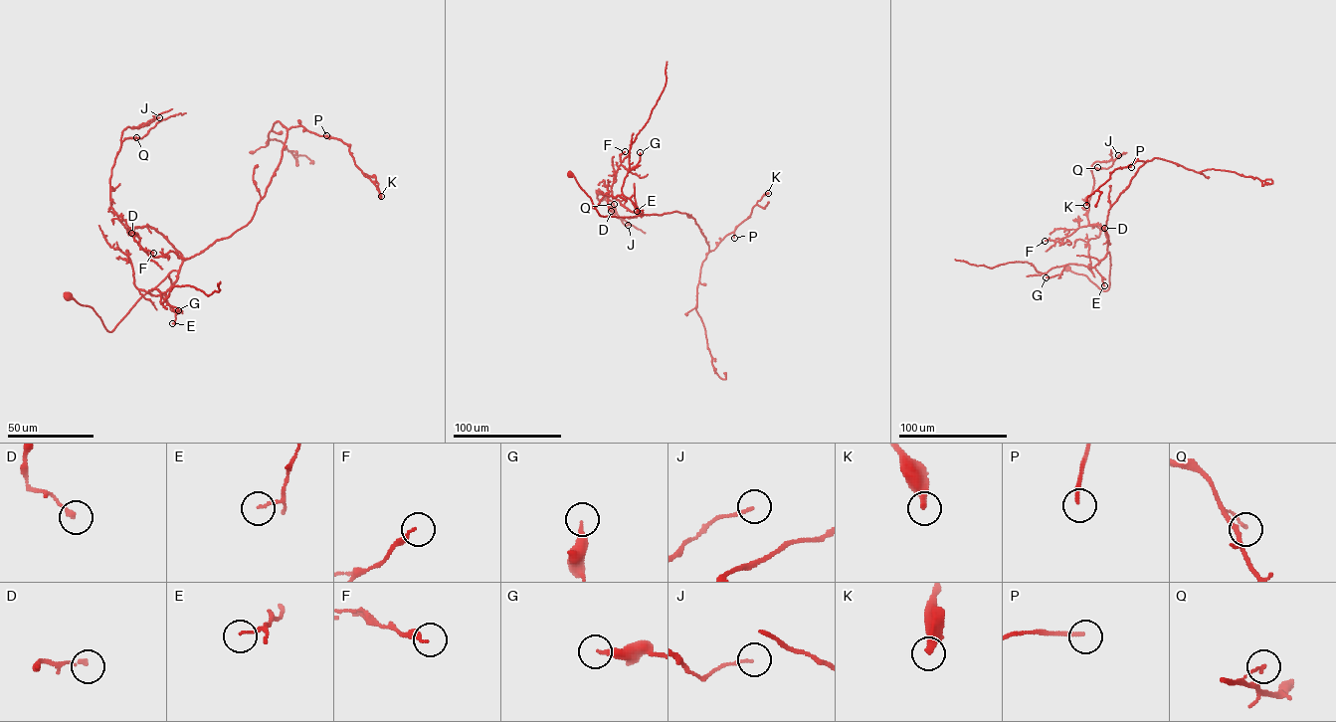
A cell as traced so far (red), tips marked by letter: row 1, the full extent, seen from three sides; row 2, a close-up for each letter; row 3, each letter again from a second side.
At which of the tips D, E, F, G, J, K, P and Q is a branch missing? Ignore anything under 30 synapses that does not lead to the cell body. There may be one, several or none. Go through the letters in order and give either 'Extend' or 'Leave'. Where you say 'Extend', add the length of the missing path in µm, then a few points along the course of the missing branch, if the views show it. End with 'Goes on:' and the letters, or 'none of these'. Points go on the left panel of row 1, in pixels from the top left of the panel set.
D: Leave
E: Leave
F: Leave
G: Leave
J: Leave
K: Leave
P: Leave
Q: Leave
Goes on: none of these

